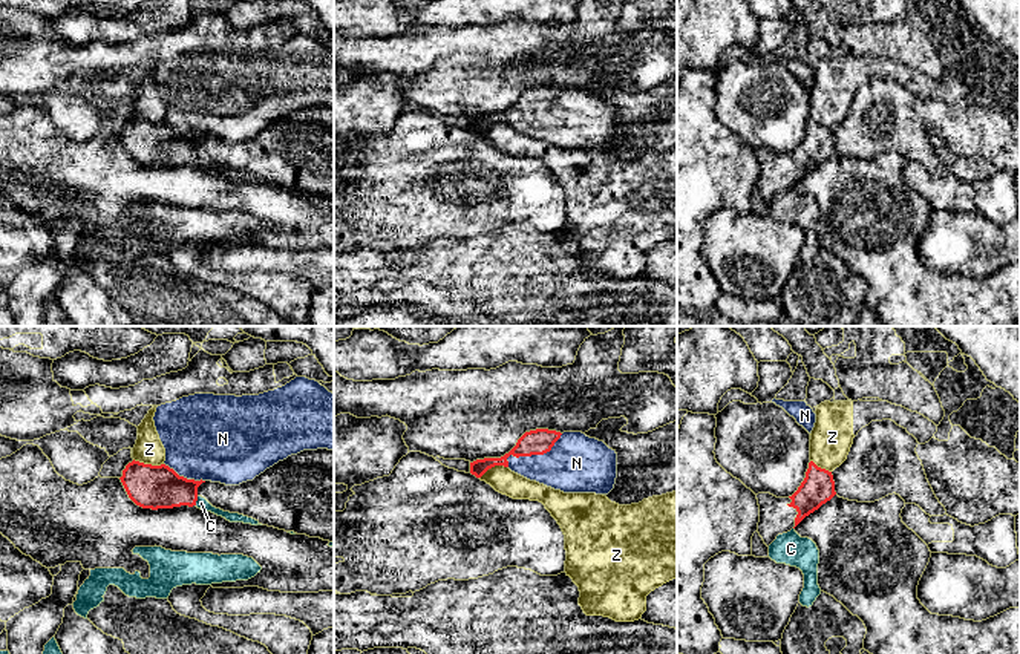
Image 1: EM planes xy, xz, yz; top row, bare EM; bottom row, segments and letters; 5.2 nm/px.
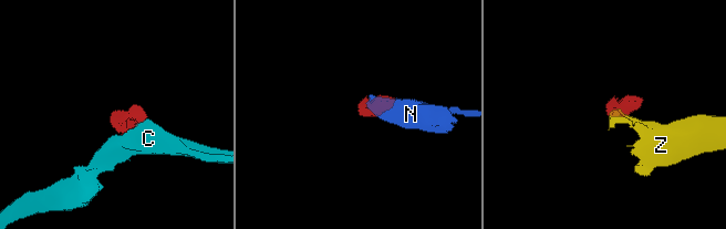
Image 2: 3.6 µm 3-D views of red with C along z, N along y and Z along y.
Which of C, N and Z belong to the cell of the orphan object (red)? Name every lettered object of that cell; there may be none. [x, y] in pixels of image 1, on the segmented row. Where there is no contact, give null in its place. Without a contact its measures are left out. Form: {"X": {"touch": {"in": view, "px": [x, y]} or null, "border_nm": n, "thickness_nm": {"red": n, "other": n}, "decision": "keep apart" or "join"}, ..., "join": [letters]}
{"C": {"touch": {"in": "xy", "px": [196, 500]}, "border_nm": 50, "thickness_nm": {"red": 220, "other": 60}, "decision": "keep apart"}, "N": {"touch": {"in": "xz", "px": [532, 454]}, "border_nm": 340, "thickness_nm": {"red": 140, "other": 300}, "decision": "join"}, "Z": {"touch": {"in": "xy", "px": [149, 464]}, "border_nm": 160, "thickness_nm": {"red": 220, "other": 150}, "decision": "keep apart"}, "join": ["N"]}

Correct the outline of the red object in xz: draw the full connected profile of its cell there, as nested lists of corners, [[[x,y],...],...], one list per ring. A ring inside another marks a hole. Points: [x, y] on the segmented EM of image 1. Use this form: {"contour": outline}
{"contour": [[[525,432],[504,456],[470,463],[470,473],[481,478],[495,466],[564,493],[608,495],[617,478],[616,450],[582,432]]]}

